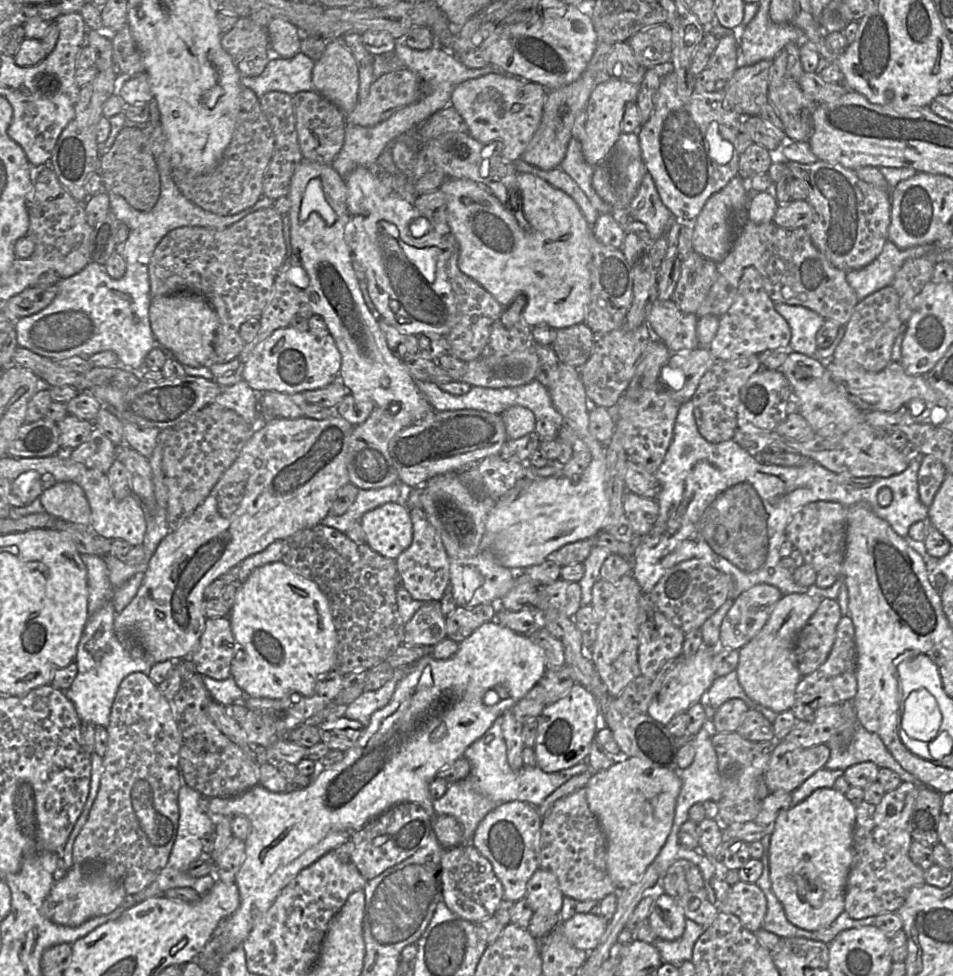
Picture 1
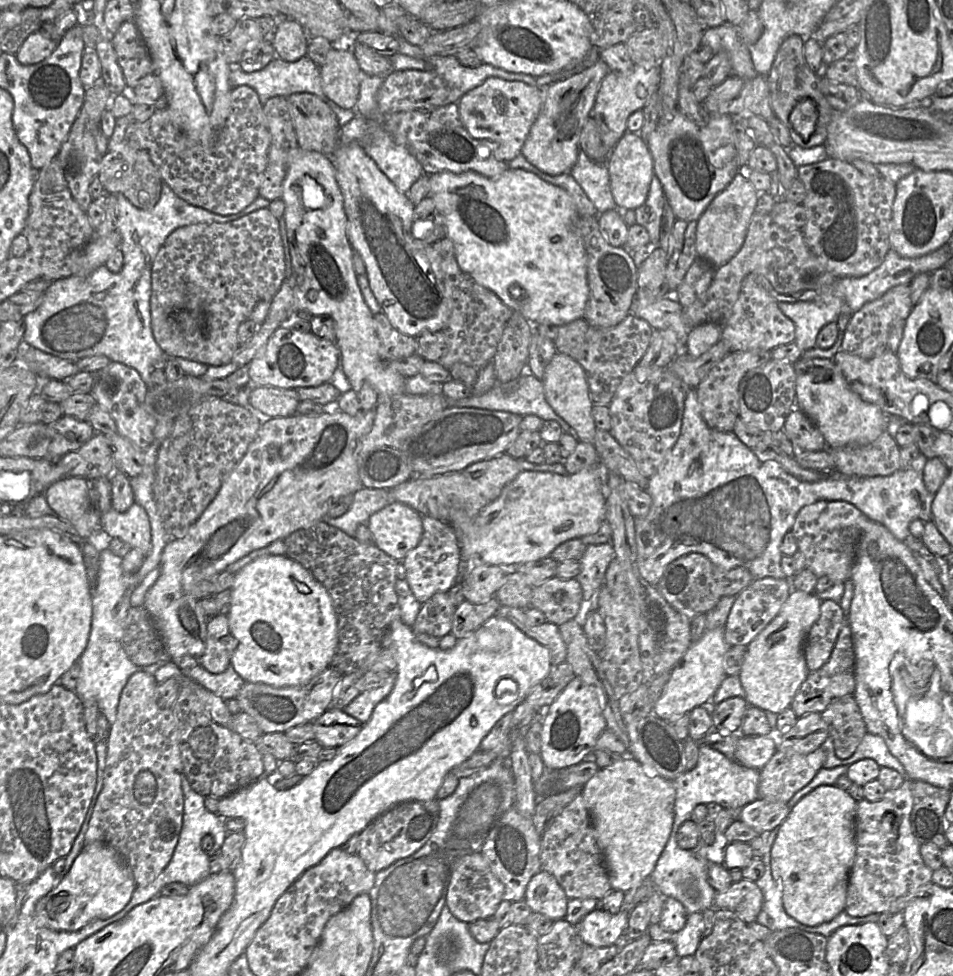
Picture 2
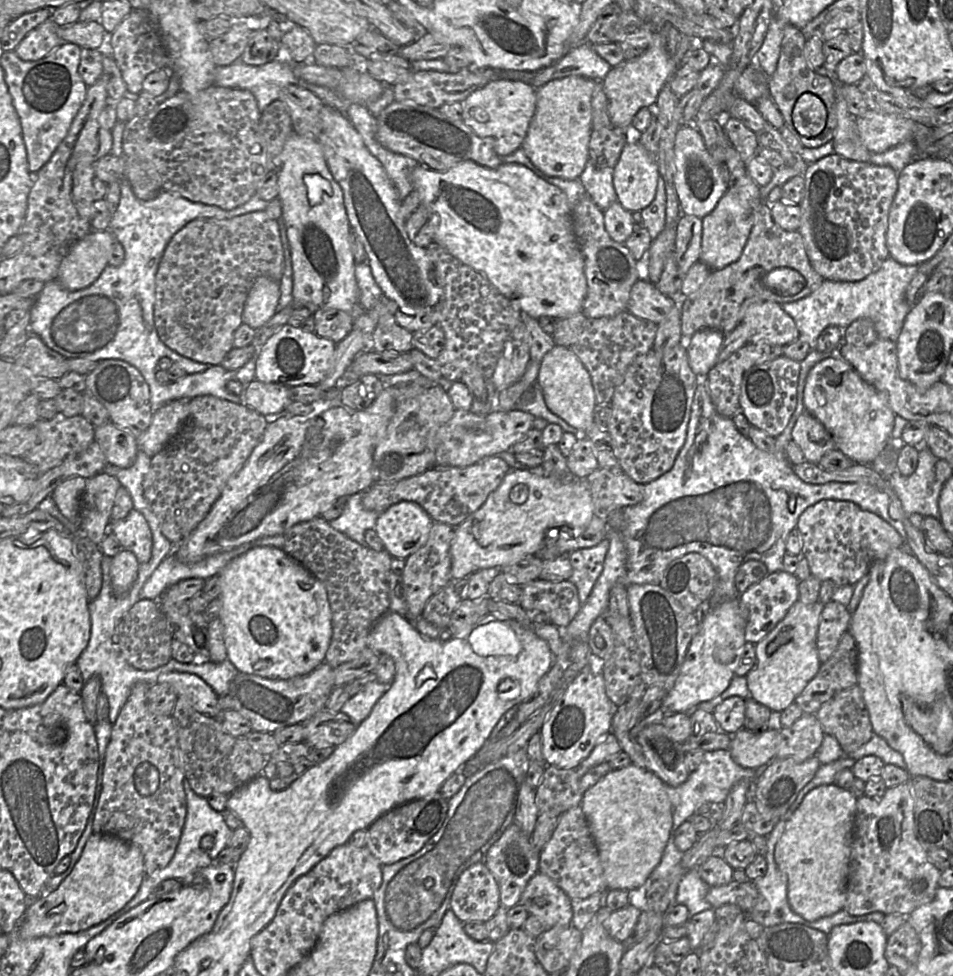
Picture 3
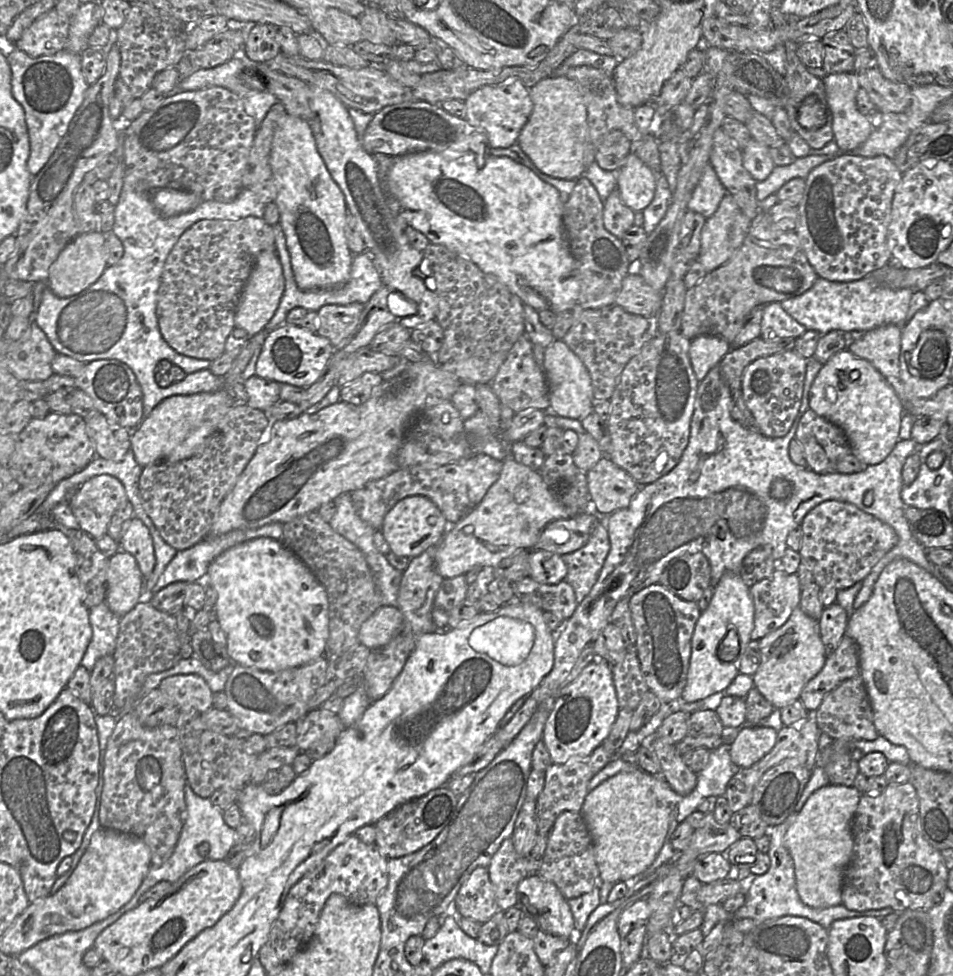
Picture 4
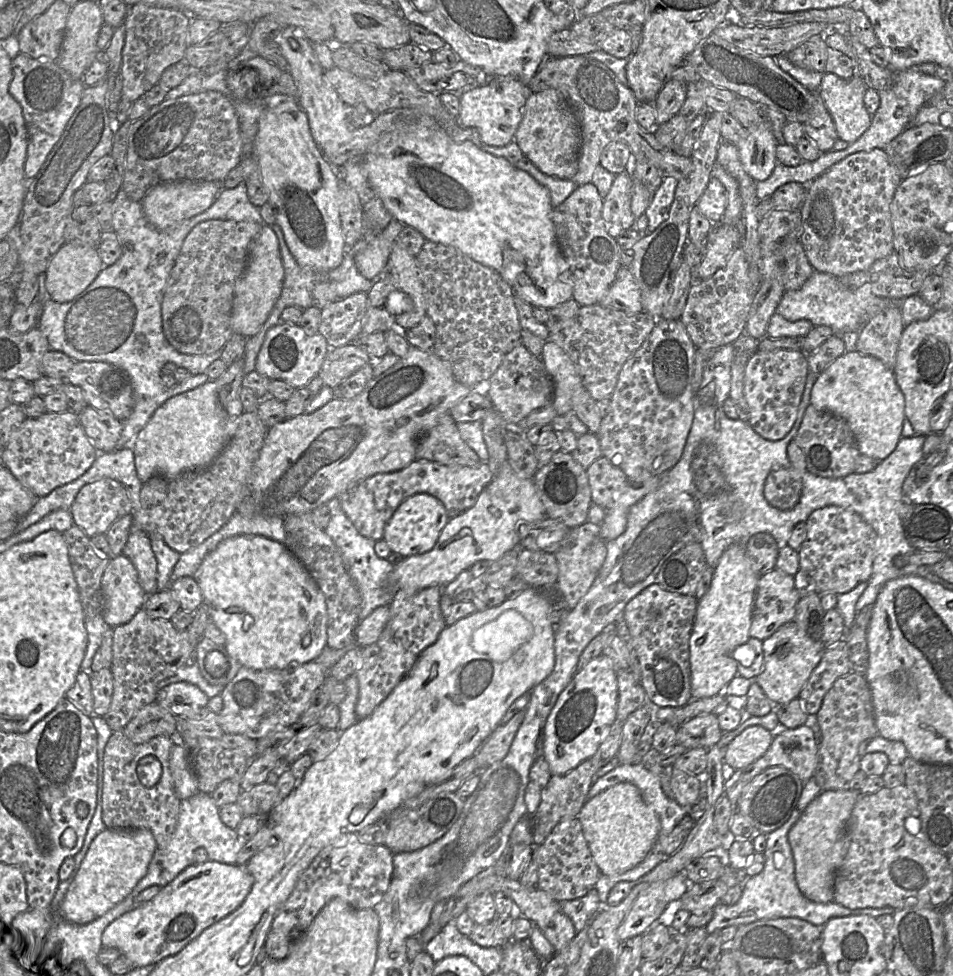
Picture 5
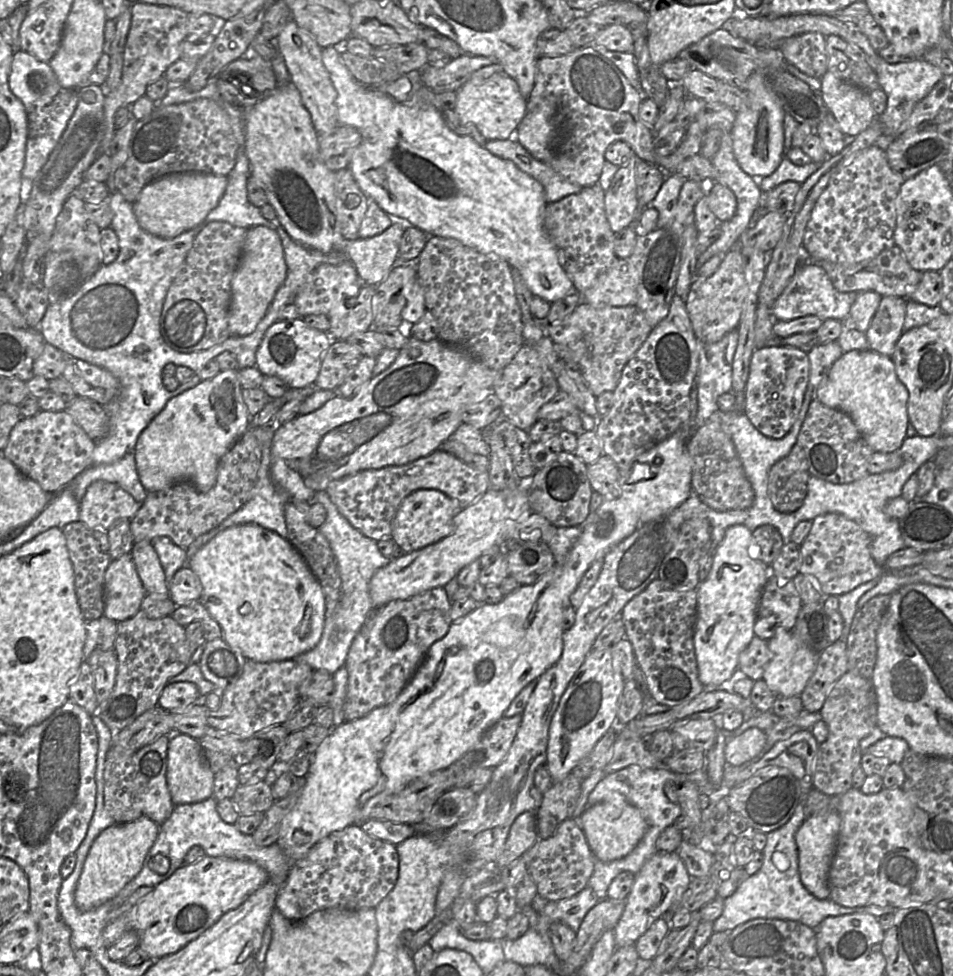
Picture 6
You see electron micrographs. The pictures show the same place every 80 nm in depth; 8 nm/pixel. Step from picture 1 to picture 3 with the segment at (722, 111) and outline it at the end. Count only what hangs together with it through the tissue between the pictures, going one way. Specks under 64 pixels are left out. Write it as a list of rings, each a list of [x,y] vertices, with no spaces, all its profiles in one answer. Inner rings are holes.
[[[681,125],[675,138],[674,185],[682,215],[700,219],[711,213],[729,188],[728,173],[707,149],[703,136],[693,125]]]

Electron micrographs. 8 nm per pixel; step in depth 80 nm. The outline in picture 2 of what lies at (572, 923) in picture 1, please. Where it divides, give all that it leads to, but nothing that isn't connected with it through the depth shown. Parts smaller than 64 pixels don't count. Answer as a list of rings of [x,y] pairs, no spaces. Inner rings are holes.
[[[595,909],[585,916],[575,928],[585,945],[596,948],[609,947],[615,945],[625,934],[629,913],[620,911],[613,915],[604,910]]]

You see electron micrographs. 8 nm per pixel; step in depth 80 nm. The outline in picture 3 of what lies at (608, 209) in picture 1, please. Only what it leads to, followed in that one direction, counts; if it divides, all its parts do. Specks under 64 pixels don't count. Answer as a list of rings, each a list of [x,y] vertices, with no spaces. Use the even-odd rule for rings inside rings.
[[[588,159],[579,180],[602,211],[618,200],[613,186],[613,168],[599,169]]]

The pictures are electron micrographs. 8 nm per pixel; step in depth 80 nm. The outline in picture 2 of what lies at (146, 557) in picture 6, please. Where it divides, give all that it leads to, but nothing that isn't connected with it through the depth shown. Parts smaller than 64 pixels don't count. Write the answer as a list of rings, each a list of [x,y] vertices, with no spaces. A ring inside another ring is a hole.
[[[134,502],[125,512],[115,509],[100,514],[101,528],[109,536],[138,548],[145,557],[151,550],[151,526],[145,509]]]

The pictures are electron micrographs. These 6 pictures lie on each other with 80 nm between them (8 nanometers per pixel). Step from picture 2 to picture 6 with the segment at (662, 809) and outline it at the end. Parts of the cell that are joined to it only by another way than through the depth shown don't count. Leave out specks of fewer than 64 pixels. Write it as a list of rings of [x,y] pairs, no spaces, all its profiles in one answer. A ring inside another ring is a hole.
[[[617,792],[612,793],[605,801],[586,809],[578,822],[592,854],[603,862],[610,862],[628,855],[648,830],[648,823],[642,812]]]

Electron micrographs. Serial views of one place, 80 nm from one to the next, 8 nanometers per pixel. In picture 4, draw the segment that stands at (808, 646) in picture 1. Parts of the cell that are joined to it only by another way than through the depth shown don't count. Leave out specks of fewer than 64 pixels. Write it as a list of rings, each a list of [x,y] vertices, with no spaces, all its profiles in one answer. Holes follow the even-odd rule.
[[[837,603],[825,607],[819,621],[819,632],[826,656],[833,653],[845,635],[849,614]]]

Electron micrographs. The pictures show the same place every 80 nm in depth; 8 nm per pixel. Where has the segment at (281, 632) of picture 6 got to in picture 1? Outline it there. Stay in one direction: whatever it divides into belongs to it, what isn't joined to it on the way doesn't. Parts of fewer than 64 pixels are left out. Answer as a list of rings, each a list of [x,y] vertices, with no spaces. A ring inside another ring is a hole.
[[[283,561],[268,563],[254,569],[246,581],[241,583],[238,587],[233,607],[229,616],[226,617],[229,617],[233,635],[236,641],[243,646],[245,653],[243,660],[237,660],[235,655],[235,658],[231,663],[231,675],[236,684],[243,690],[245,696],[254,698],[283,699],[290,698],[293,693],[297,693],[303,697],[308,697],[312,695],[320,677],[334,670],[337,649],[337,633],[328,599],[316,582],[304,577],[292,567],[286,565]]]

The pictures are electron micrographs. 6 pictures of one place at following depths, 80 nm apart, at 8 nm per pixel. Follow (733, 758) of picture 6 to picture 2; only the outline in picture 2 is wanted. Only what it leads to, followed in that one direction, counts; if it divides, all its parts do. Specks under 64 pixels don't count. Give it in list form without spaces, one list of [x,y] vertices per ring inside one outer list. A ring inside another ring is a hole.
[[[738,733],[735,760],[747,768],[761,770],[777,750],[775,735],[744,736]]]

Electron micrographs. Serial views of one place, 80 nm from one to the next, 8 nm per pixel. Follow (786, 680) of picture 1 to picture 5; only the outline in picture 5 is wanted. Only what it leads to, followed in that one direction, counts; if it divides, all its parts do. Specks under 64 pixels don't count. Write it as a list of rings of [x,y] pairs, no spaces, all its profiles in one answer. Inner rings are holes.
[[[795,620],[790,621],[763,641],[763,669],[753,682],[763,689],[774,705],[787,704],[798,698],[811,673],[819,664],[824,651],[821,640],[813,640]]]

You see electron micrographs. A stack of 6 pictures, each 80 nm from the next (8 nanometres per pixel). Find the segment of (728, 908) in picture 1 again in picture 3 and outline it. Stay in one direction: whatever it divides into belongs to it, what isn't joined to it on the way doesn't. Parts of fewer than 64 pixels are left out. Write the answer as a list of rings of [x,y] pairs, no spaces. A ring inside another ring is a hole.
[[[753,881],[730,883],[715,887],[710,887],[706,900],[713,908],[718,908],[725,904],[735,904],[746,914],[751,911],[758,897],[757,889]]]

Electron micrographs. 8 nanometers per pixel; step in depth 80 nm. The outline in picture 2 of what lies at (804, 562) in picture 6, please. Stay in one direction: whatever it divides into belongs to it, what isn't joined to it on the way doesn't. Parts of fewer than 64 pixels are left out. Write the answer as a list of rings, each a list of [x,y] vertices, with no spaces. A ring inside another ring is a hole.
[[[819,500],[804,506],[798,512],[790,530],[797,547],[809,568],[817,578],[827,576],[834,584],[850,580],[856,558],[856,550],[864,528],[870,519],[855,506],[844,501]]]

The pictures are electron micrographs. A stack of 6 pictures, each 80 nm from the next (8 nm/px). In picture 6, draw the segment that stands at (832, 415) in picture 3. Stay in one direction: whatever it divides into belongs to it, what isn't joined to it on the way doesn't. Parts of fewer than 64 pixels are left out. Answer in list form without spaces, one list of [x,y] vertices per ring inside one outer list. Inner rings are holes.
[[[872,350],[845,352],[814,395],[822,404],[848,414],[873,452],[898,451],[907,437],[909,392],[897,376],[892,357]]]

